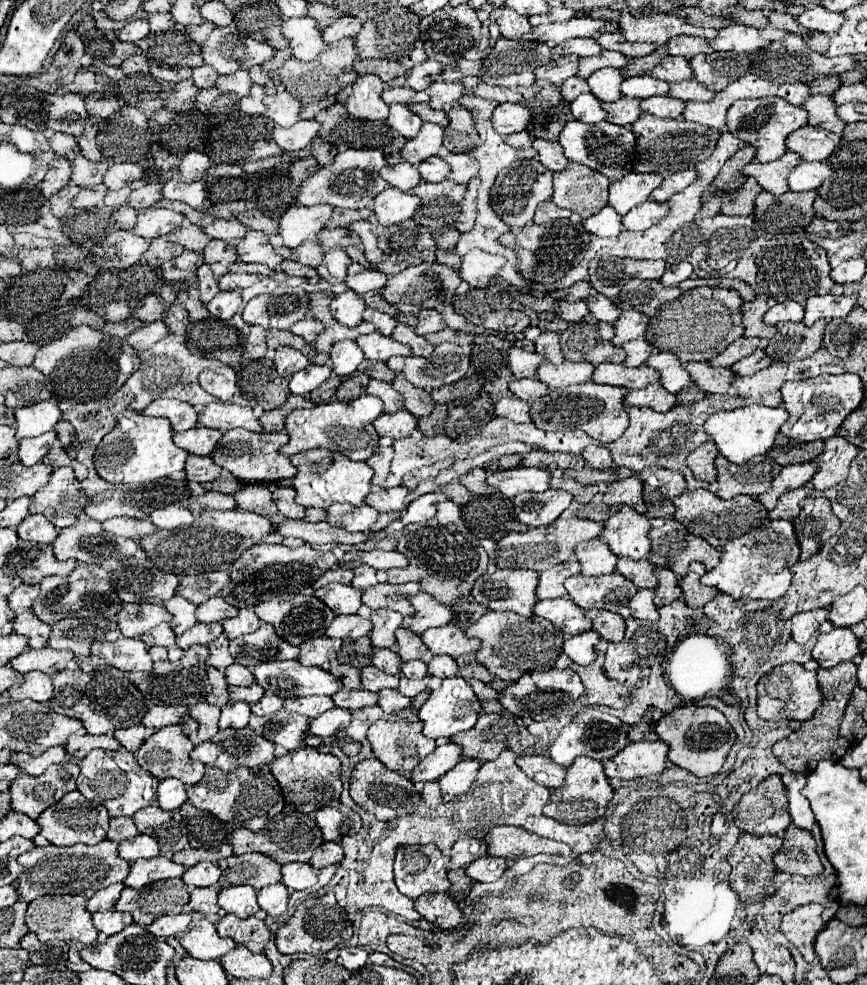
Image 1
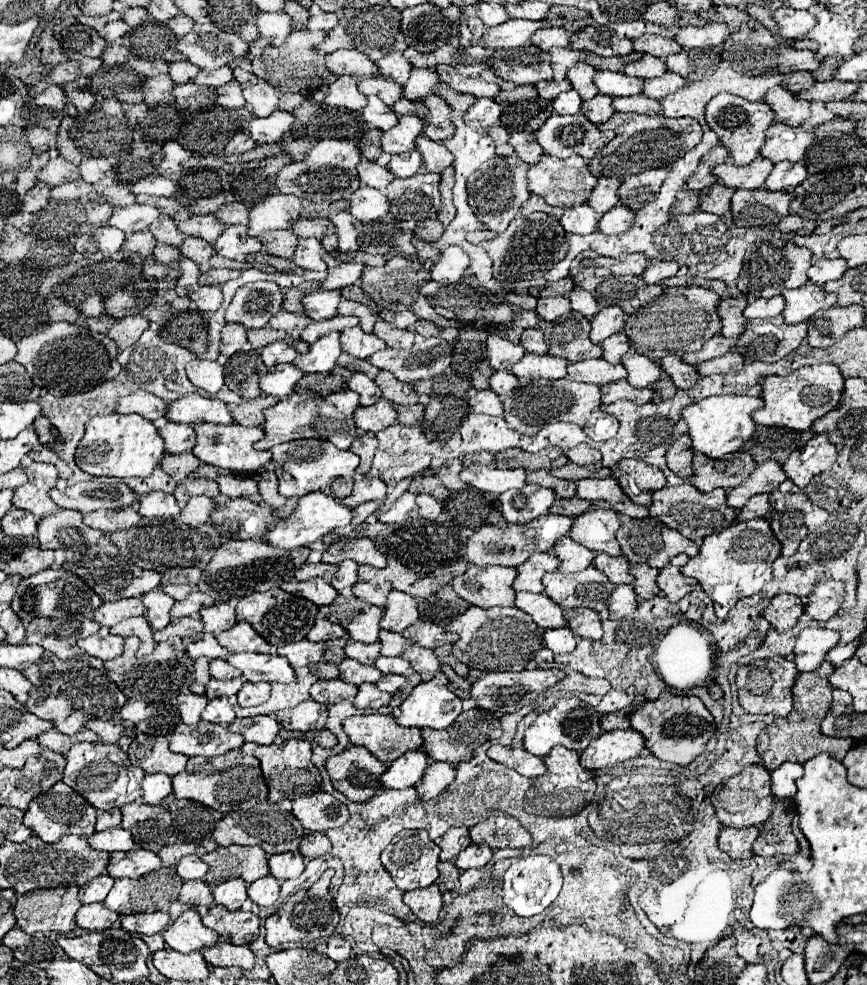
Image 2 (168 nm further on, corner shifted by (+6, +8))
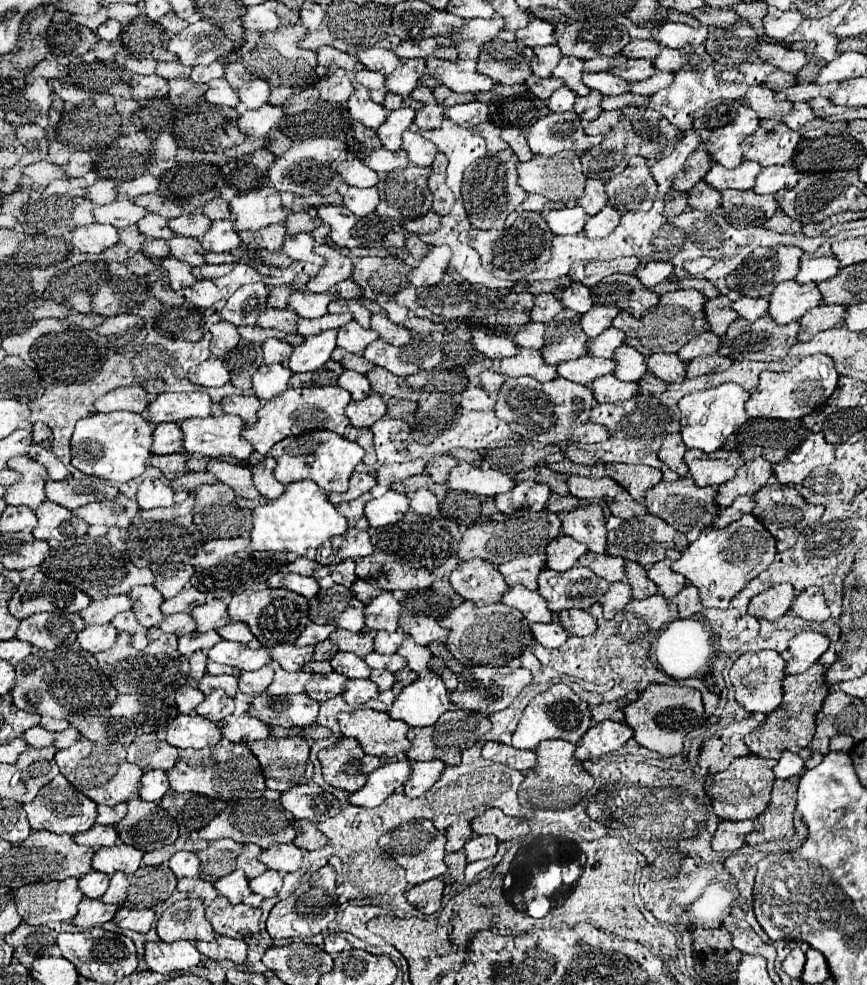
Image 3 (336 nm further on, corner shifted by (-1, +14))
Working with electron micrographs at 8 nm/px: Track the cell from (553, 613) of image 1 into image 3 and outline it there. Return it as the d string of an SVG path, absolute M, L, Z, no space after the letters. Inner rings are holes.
M525 586L509 588L503 594L501 602L509 608L519 610L529 622L553 622L553 618L557 618L555 614L547 610L547 602L539 598L539 592L531 592Z

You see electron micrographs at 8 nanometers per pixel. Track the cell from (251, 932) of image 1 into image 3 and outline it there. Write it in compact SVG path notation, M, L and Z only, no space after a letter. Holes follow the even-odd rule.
M217 896L205 910L205 918L211 922L215 934L229 938L249 938L259 930L259 908L245 904L231 904L227 898Z

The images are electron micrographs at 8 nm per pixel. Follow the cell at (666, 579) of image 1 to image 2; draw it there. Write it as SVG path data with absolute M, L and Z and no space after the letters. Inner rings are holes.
M634 564L630 570L632 570L632 576L636 578L636 582L632 586L634 586L634 590L640 598L650 600L650 598L654 598L656 594L662 592L656 584L656 578L658 578L656 568L652 568L648 564Z

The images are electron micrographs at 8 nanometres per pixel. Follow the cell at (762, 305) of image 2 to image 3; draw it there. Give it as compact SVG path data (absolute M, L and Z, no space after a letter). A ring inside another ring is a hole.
M741 296L741 298L737 298L737 300L731 304L731 308L733 308L741 318L753 322L753 320L757 320L757 318L761 318L761 316L767 314L767 300Z

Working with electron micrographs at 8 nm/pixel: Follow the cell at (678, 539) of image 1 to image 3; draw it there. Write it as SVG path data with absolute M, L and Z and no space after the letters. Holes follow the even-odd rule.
M643 514L643 516L633 516L633 518L625 520L619 528L615 528L607 534L605 554L621 556L623 560L633 560L633 562L641 564L643 568L647 568L647 566L653 566L655 562L663 560L665 550L673 548L673 550L683 552L687 546L689 546L689 542L683 532L677 532L673 526L667 526L661 518L653 518L651 514Z

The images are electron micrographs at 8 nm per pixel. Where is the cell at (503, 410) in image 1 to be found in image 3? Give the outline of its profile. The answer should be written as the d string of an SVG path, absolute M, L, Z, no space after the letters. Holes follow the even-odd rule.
M467 388L461 394L461 408L467 408L467 410L493 410L495 400L489 398L489 394L483 388Z

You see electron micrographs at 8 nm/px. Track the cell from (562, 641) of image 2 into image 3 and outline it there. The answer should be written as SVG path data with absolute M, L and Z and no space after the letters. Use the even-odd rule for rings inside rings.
M549 622L549 624L533 624L531 626L531 634L533 638L545 646L545 648L559 648L565 640L567 640L567 632L555 624L555 622Z

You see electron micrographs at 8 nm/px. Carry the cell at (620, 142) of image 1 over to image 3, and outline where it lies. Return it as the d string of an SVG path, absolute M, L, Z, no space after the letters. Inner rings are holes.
M549 112L531 124L525 132L533 154L553 156L563 150L583 154L587 150L587 134L575 112Z

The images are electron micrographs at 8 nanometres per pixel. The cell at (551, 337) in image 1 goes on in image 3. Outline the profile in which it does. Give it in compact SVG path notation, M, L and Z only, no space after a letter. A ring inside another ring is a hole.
M529 322L525 326L521 326L515 336L513 336L513 342L523 348L535 348L539 350L543 346L543 332L545 332L545 326L543 324L537 324L537 322Z

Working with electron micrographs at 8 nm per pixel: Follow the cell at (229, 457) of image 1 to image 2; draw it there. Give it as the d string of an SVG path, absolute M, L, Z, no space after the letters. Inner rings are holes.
M200 424L196 426L196 446L194 454L212 466L230 470L230 472L256 472L262 466L266 466L272 460L272 452L260 452L254 448L254 442L258 442L264 436L262 428L246 428L240 424Z

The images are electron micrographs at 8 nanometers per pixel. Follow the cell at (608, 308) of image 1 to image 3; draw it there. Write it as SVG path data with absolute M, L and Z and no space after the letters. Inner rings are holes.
M571 284L569 288L565 288L559 296L559 302L565 306L565 308L571 308L575 310L577 314L585 314L593 302L591 302L591 294L589 294L589 288L583 286L583 284Z

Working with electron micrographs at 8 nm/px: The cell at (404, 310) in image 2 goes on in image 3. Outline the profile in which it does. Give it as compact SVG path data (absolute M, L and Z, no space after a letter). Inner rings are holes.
M391 298L381 306L383 310L385 310L385 314L389 316L389 320L391 322L395 322L395 324L403 324L403 320L407 318L407 314L409 314L409 310L405 308L405 306L399 306L397 302L393 302Z

